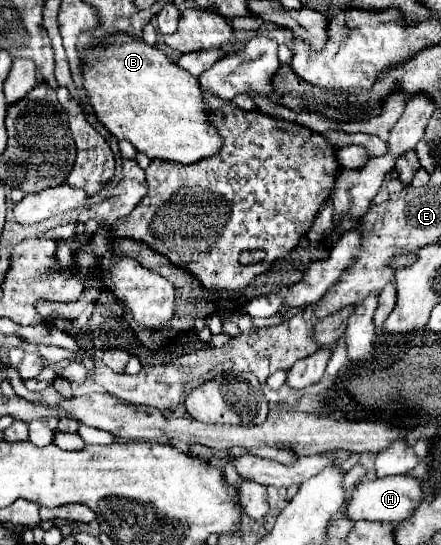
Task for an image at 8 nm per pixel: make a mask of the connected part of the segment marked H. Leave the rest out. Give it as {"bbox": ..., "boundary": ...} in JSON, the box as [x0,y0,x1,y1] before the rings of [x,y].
{"bbox":[344,475,422,523],"boundary":[[[406,475],[382,477],[382,479],[374,479],[374,481],[360,481],[354,487],[354,493],[350,495],[344,513],[350,521],[364,519],[364,521],[396,523],[396,521],[404,521],[406,517],[410,517],[420,501],[422,501],[422,481],[420,479],[412,479]]]}

